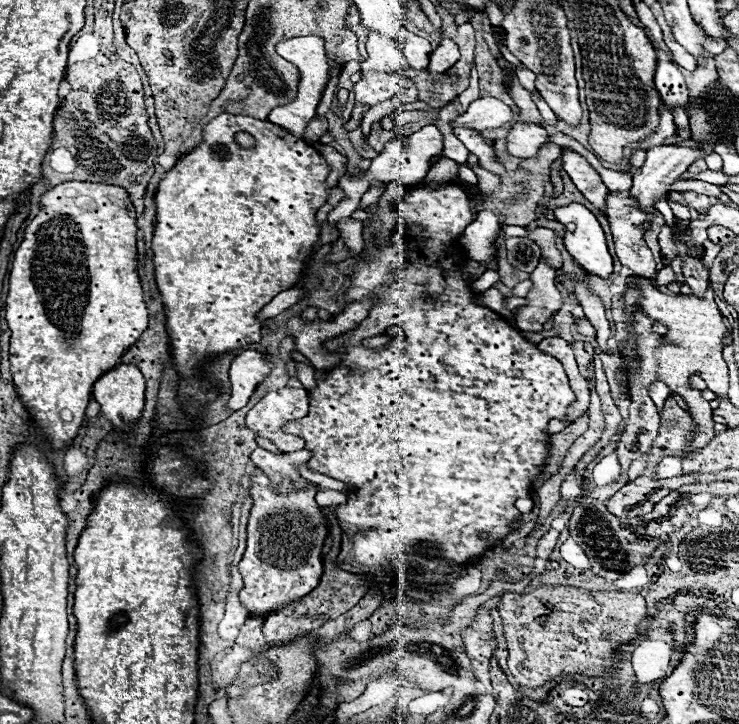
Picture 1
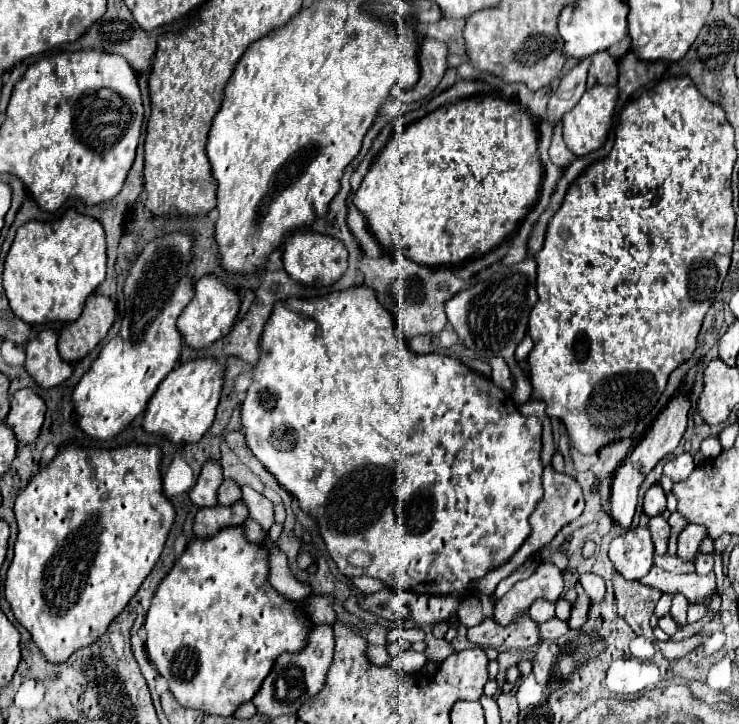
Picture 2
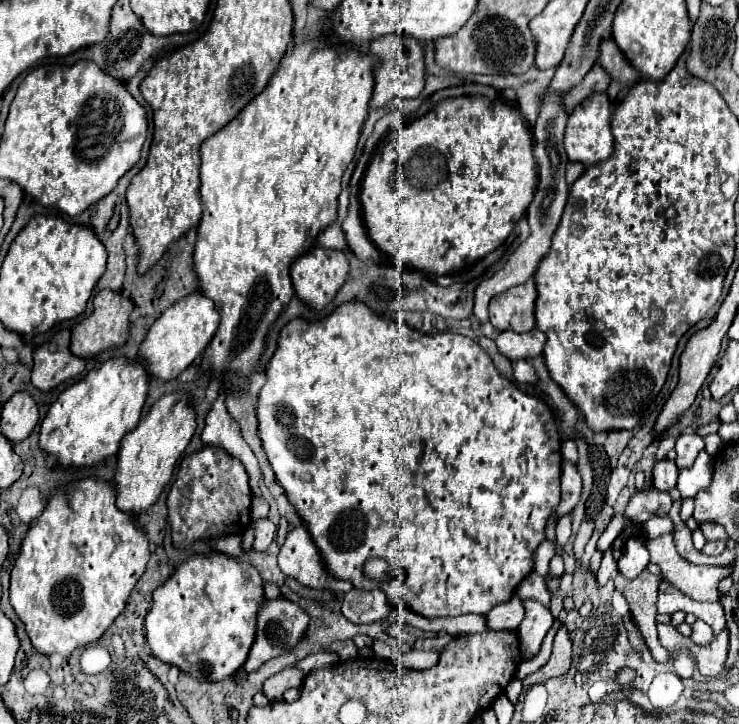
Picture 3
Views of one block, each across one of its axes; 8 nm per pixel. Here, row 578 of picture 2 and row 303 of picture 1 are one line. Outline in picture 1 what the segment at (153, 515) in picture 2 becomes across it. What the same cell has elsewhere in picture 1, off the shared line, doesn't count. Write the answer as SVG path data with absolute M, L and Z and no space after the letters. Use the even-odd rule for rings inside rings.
M64 182L64 184L58 184L56 188L52 188L50 192L46 192L42 196L42 212L28 224L26 236L14 254L12 272L10 272L10 290L6 296L6 320L8 320L8 326L12 330L12 336L10 336L10 372L14 378L14 388L16 388L18 398L26 406L28 416L40 428L42 436L46 440L50 440L54 450L72 446L74 444L72 440L82 430L84 410L92 398L92 386L96 384L96 380L104 372L112 370L118 364L122 352L126 348L130 348L148 326L148 310L146 310L146 304L142 298L142 286L140 286L140 278L136 272L136 212L134 212L134 206L132 206L124 188L112 186L112 184ZM64 414L68 414L72 418L62 420Z

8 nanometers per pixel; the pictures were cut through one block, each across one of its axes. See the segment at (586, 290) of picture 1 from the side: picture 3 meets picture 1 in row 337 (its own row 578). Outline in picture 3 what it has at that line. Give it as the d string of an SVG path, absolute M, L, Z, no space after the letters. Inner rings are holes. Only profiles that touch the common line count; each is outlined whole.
M608 550L604 556L602 556L602 562L600 562L600 570L596 574L596 580L600 586L604 586L612 576L616 574L616 562L612 558L612 552Z

